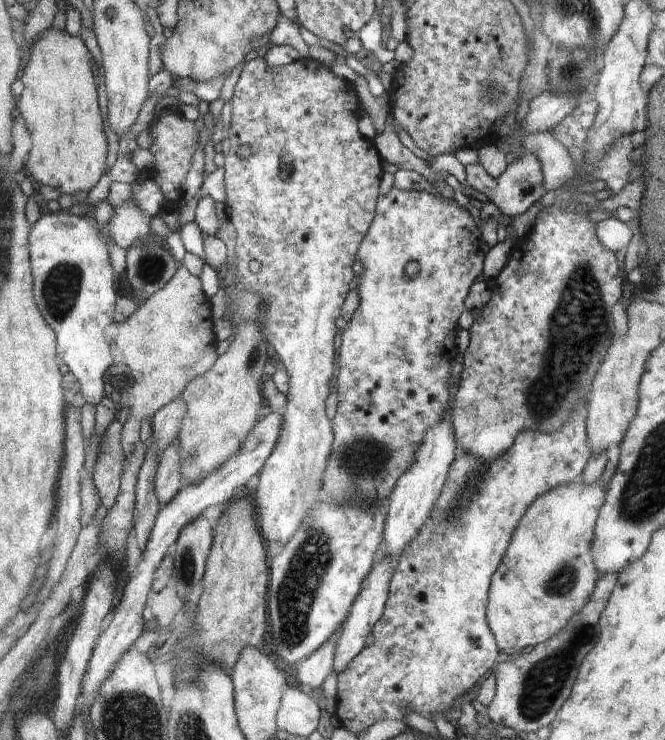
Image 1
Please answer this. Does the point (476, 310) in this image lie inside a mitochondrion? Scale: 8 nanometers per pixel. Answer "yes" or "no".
no

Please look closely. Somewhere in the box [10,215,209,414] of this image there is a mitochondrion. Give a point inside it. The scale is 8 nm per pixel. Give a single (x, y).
(61, 287)

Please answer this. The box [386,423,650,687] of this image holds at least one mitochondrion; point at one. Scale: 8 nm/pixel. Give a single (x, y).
(476, 477)

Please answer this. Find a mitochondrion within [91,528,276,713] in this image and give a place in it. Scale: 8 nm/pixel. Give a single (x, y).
(187, 559)

